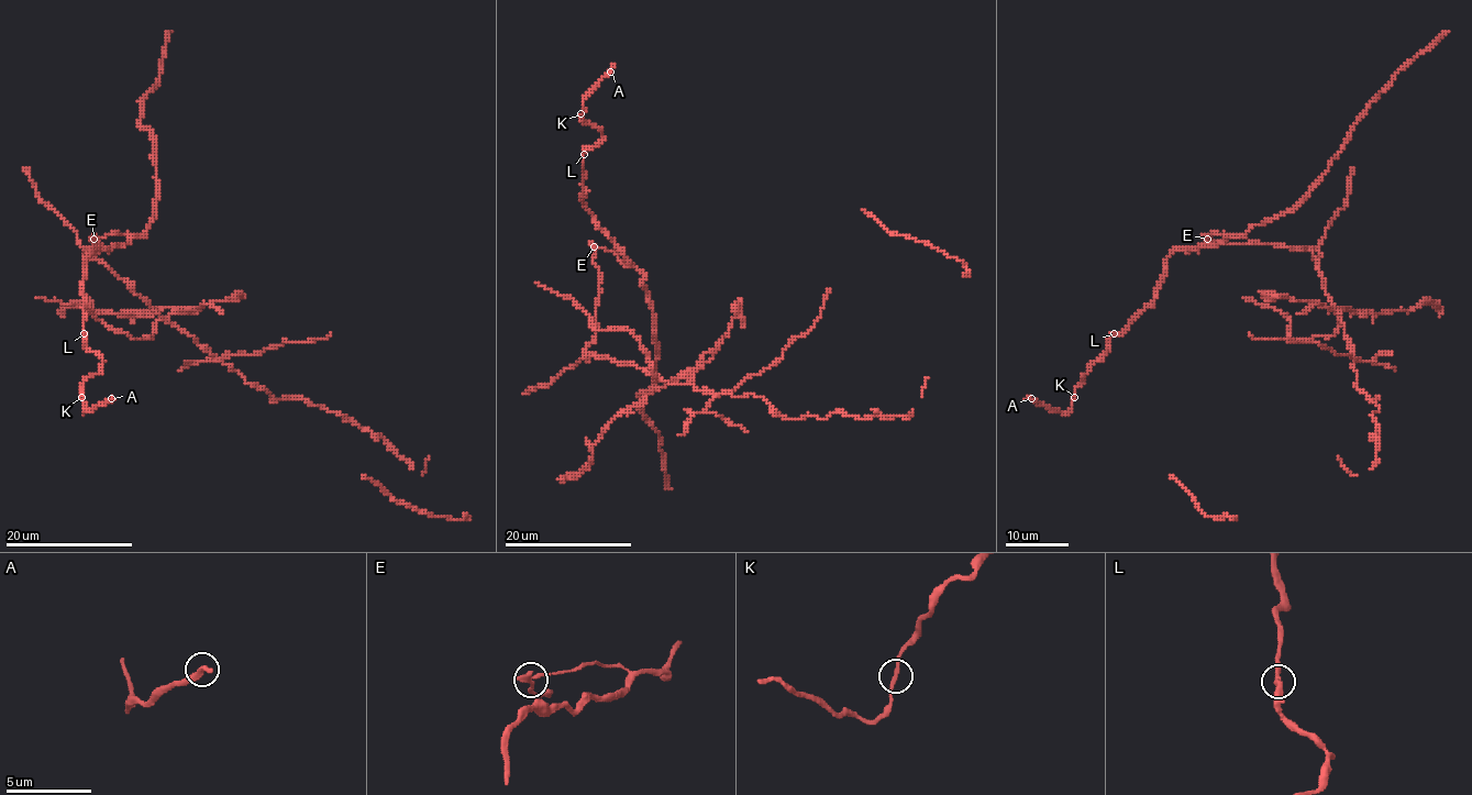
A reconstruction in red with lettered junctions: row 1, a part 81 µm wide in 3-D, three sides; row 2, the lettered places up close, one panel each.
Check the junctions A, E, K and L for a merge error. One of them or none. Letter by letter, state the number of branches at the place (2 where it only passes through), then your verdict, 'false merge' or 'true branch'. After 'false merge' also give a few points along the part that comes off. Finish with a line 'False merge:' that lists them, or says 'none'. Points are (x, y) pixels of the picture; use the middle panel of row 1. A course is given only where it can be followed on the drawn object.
A: 2 | true branch
E: 2 | false merge
K: 2 | true branch
L: 2 | true branch
False merge: E

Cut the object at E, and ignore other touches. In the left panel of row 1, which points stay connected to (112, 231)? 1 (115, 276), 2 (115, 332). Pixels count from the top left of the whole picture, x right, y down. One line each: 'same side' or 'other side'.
1: other side
2: other side

